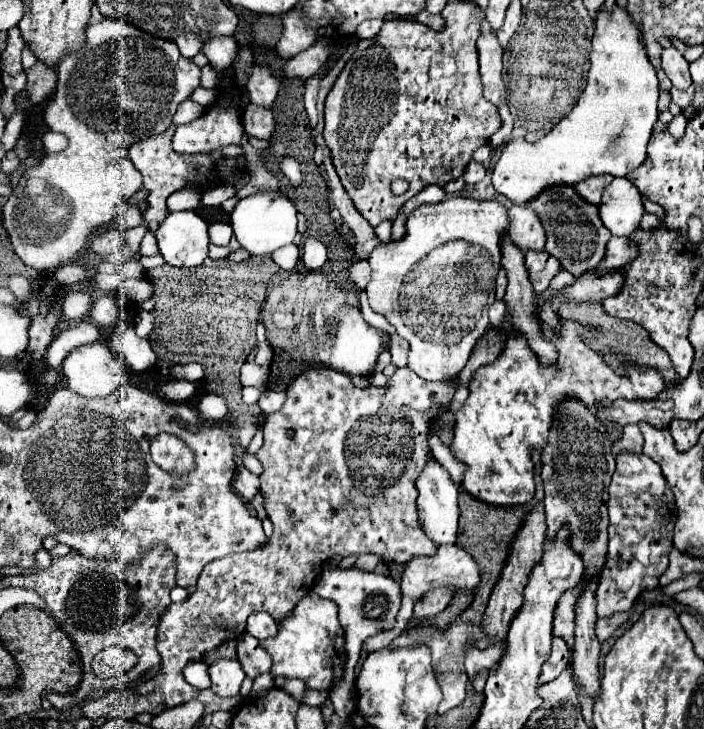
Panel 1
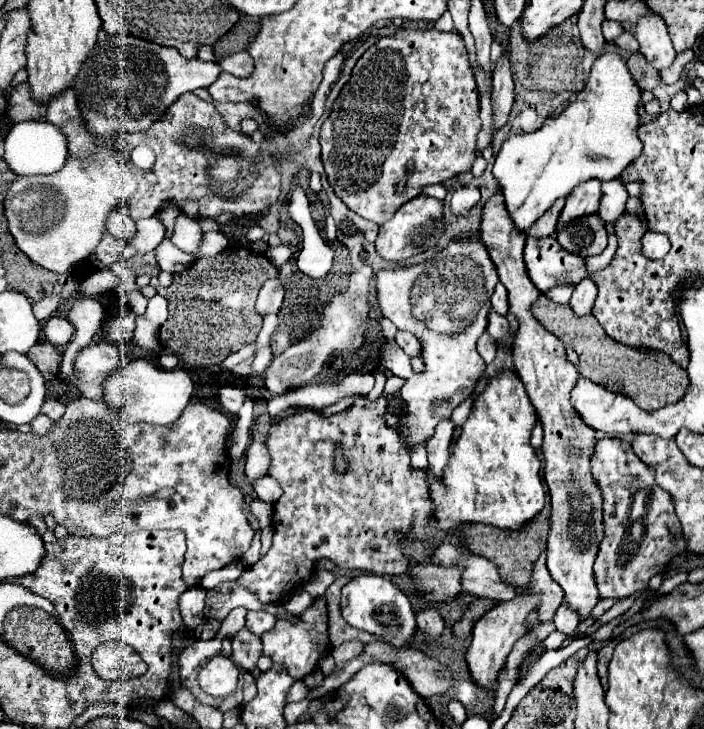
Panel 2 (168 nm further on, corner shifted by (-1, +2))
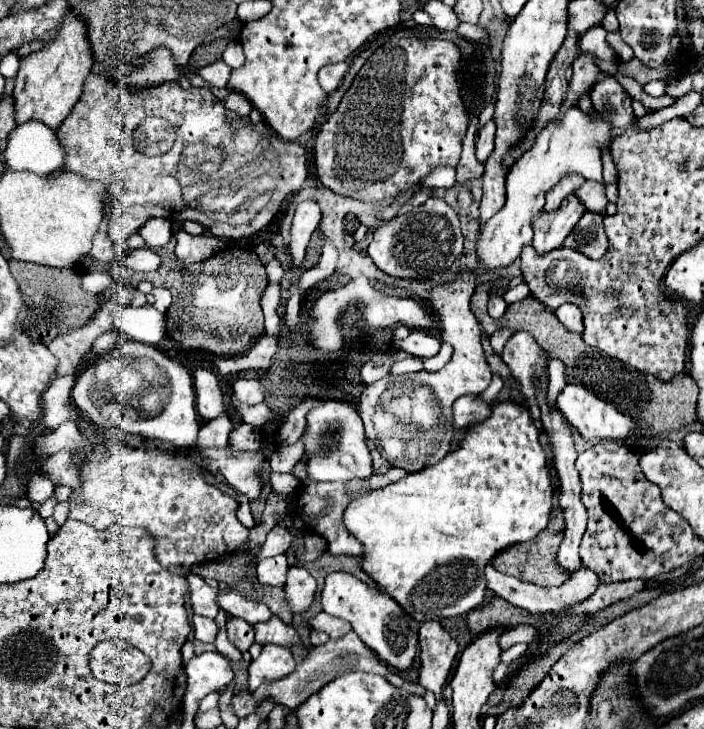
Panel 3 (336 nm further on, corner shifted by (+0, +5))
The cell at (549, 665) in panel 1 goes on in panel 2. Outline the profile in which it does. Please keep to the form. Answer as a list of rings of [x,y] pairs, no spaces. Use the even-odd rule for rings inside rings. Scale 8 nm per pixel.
[[[563,602],[559,606],[559,610],[555,612],[555,616],[553,616],[553,622],[555,622],[559,632],[563,632],[563,634],[567,634],[571,638],[577,624],[579,624],[579,616],[575,616],[575,612],[571,612],[571,608],[567,608],[567,602]]]

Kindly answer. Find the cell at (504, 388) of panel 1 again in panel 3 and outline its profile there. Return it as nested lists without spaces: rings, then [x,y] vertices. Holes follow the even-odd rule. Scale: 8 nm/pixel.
[[[500,401],[492,403],[490,417],[474,423],[460,445],[442,461],[418,473],[408,473],[404,479],[352,501],[344,513],[344,525],[366,547],[362,569],[380,589],[390,593],[408,615],[422,623],[464,615],[478,607],[486,591],[484,565],[508,545],[534,539],[548,525],[550,507],[552,481],[546,453],[538,443],[538,429],[522,405]]]

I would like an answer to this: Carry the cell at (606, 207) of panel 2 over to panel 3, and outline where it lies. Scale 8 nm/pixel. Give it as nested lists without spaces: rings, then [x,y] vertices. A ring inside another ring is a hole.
[[[586,181],[576,193],[578,193],[578,197],[582,197],[582,203],[586,205],[588,211],[594,211],[594,213],[604,213],[606,211],[608,199],[606,199],[604,183]]]

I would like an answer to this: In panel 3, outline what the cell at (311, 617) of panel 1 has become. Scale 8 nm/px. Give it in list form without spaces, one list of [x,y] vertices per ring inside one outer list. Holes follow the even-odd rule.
[[[274,615],[268,623],[256,625],[254,629],[256,629],[256,641],[258,641],[260,645],[274,643],[274,645],[292,649],[294,643],[302,643],[298,631],[296,631],[292,625],[286,625],[286,623],[284,623],[280,617],[276,617],[276,615]]]

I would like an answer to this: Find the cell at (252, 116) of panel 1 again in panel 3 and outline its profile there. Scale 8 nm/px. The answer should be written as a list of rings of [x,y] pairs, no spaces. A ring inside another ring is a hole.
[[[230,93],[230,95],[226,97],[224,105],[226,105],[226,109],[238,113],[238,117],[248,117],[250,111],[252,111],[252,105],[250,105],[248,99],[246,99],[244,95],[240,95],[240,93]]]

